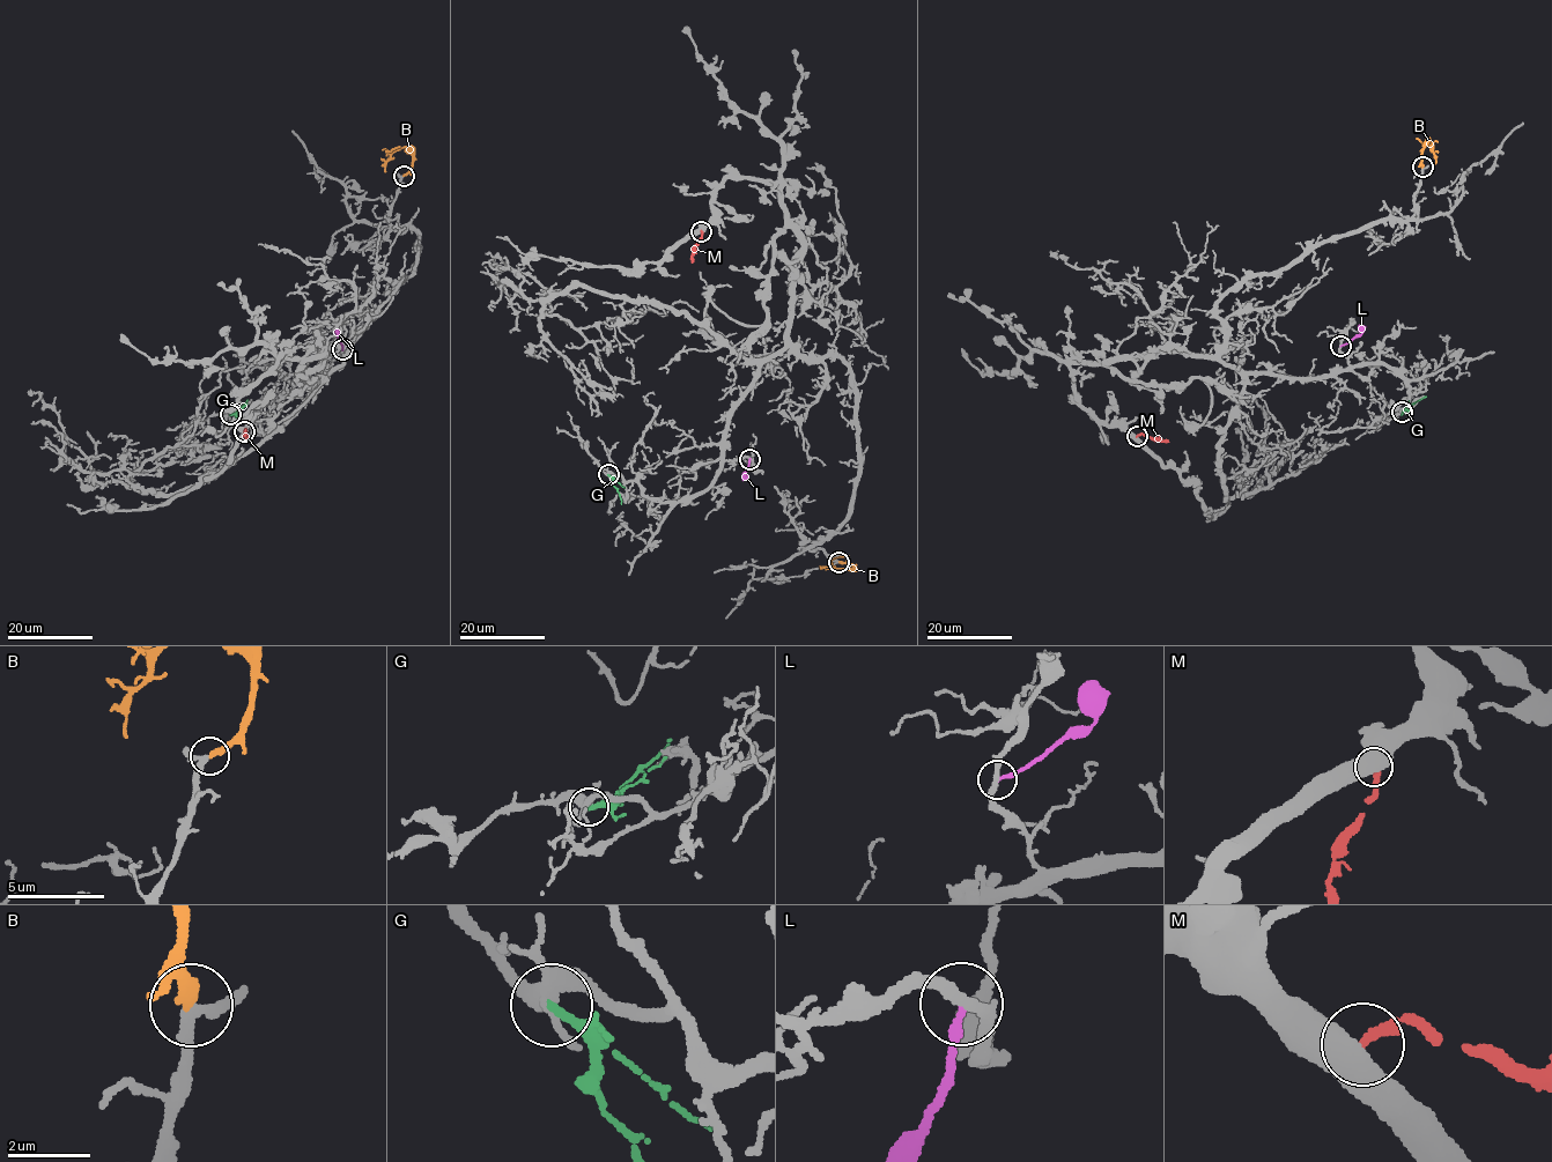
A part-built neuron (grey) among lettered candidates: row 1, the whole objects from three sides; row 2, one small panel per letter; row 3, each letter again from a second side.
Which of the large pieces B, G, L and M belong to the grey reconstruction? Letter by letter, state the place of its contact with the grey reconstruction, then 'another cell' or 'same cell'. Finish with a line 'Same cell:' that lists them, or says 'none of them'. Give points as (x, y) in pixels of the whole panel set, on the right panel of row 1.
B: meets grey at (1423, 167); same cell
G: meets grey at (1402, 412); another cell
L: meets grey at (1340, 346); another cell
M: meets grey at (1137, 436); another cell
Same cell: B

